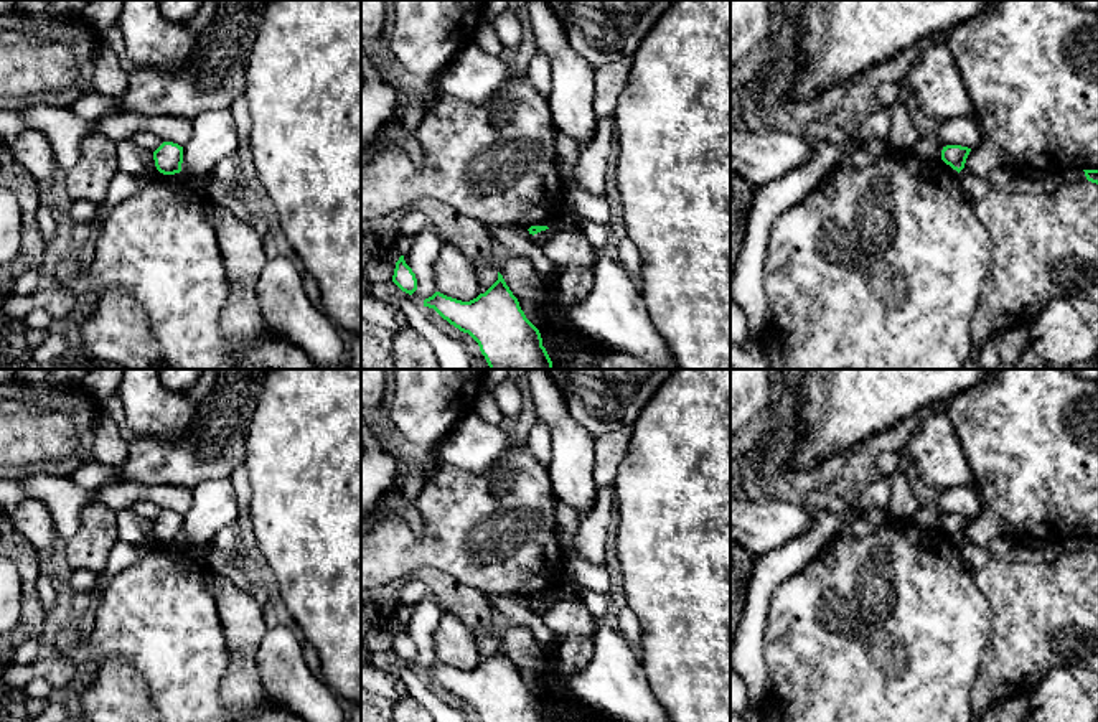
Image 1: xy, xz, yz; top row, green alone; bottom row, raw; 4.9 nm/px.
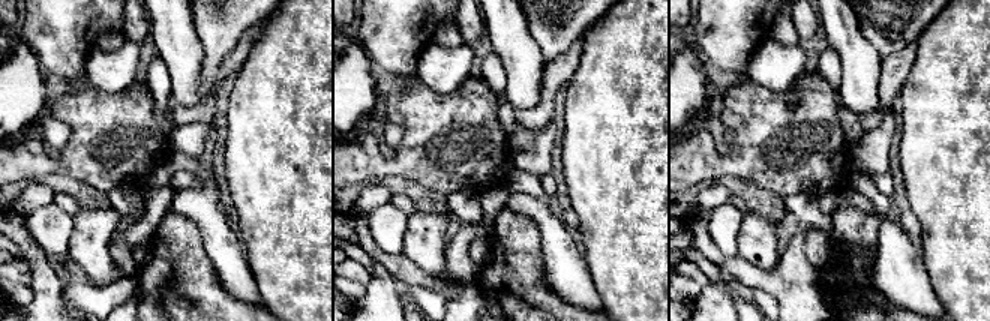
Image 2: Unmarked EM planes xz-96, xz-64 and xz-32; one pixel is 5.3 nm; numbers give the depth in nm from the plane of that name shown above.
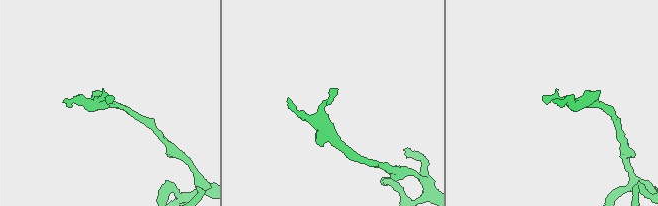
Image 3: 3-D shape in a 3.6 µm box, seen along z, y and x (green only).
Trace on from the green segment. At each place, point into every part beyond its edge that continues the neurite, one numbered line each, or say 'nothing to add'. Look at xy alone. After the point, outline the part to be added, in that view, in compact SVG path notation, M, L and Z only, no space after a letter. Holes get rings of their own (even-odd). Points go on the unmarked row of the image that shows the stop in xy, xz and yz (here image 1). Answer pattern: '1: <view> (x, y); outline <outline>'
nothing to add

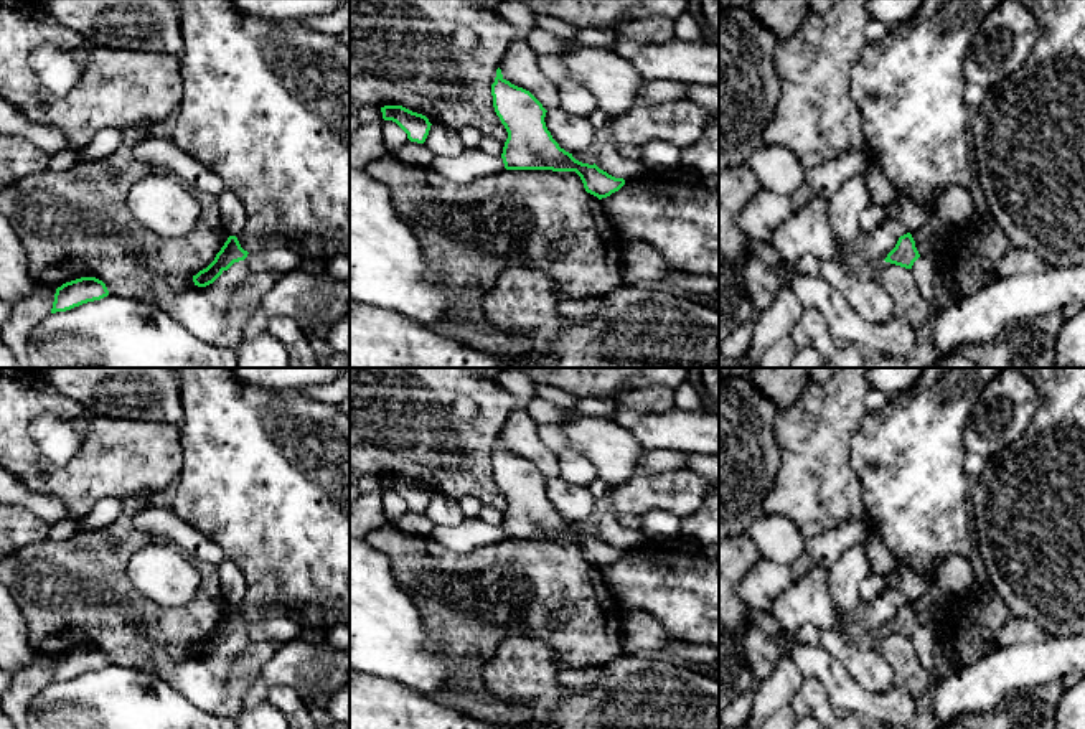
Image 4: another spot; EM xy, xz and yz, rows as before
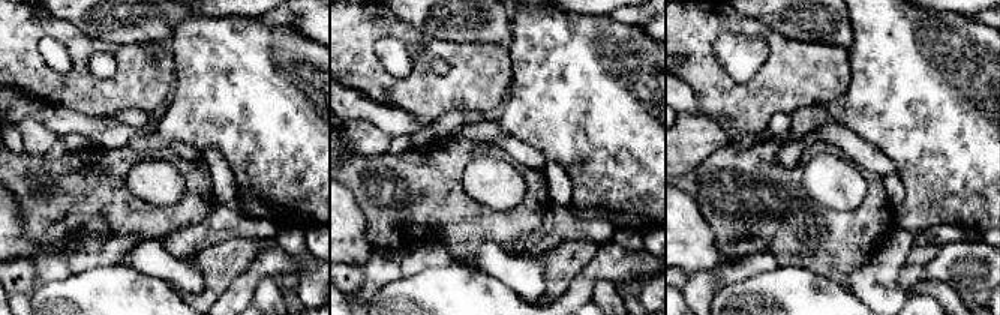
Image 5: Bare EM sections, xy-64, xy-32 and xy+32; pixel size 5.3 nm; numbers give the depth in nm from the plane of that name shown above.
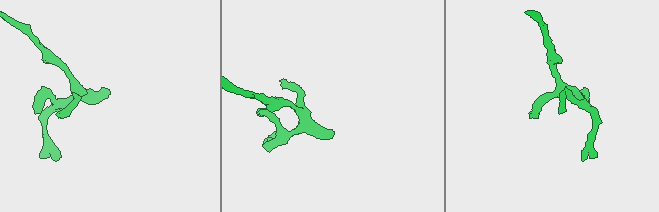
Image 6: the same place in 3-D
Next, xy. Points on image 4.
1: xy (281, 629); outline M275 617L261 622L249 622L244 632L254 642L275 642L285 643L298 640L305 625L289 617Z

